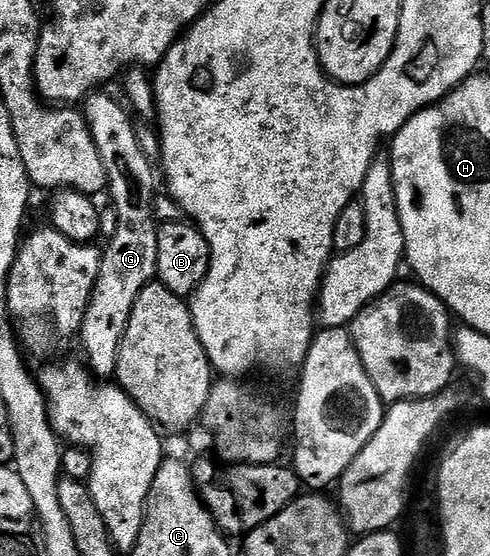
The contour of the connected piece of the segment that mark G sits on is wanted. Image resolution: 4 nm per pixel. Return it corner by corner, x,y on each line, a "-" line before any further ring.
100,90
82,104
84,120
88,123
94,146
98,148
98,158
108,175
106,196
112,199
112,208
116,211
116,229
100,253
98,278
94,282
90,306
86,306
86,318
78,333
78,341
84,347
86,367
96,378
115,377
118,350
126,334
134,302
138,302
138,294
142,294
142,290
156,280
158,266
158,221
152,215
152,187
156,184
157,173
150,162
146,162
146,154
142,154
142,148
138,146
133,117
126,111
125,105
117,100

